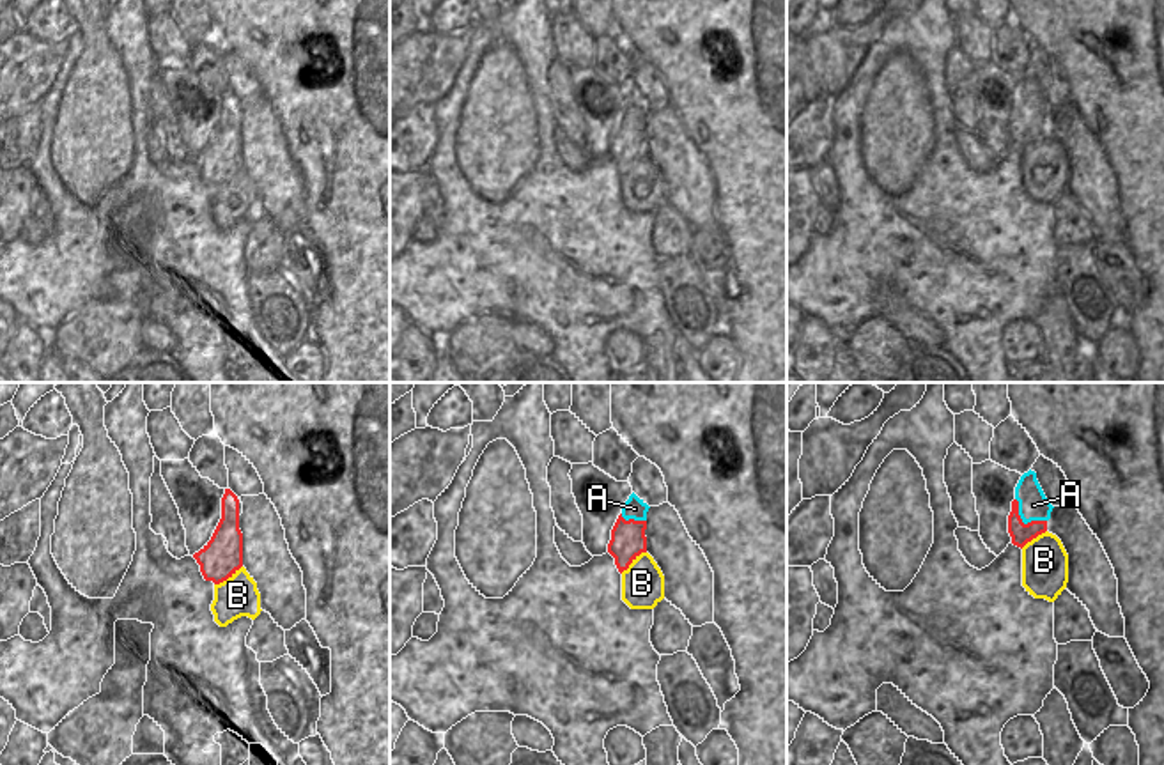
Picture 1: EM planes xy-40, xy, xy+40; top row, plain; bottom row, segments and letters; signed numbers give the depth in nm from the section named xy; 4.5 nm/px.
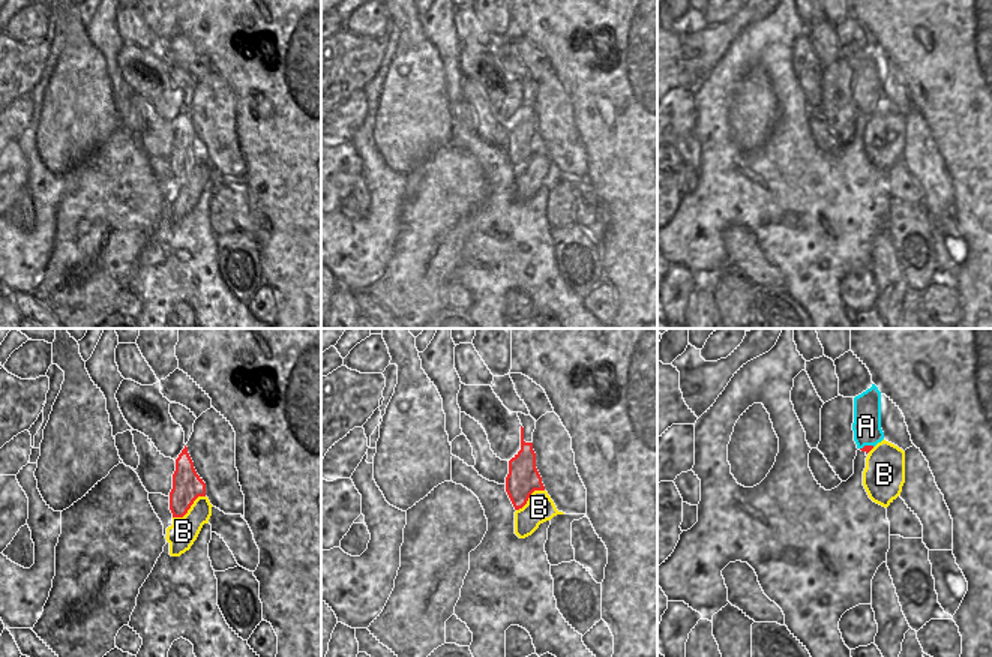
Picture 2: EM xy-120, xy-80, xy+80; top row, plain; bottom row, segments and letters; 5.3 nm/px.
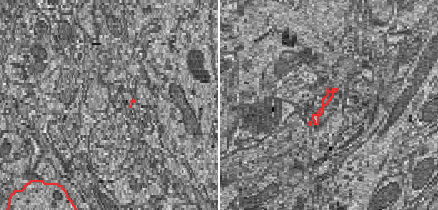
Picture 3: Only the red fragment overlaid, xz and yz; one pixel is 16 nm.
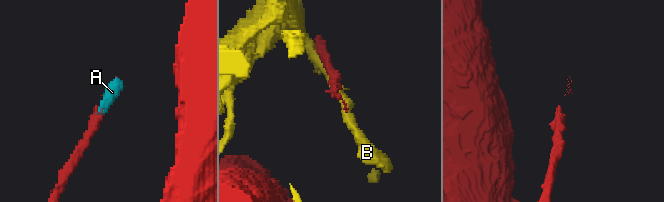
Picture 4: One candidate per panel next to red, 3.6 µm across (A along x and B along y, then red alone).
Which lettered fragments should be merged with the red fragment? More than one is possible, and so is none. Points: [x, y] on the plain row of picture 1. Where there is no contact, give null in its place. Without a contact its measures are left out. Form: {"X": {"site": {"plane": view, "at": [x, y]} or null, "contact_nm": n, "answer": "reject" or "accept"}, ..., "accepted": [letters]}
{"A": {"site": {"plane": "xy+40", "at": [1021, 124]}, "contact_nm": 180, "answer": "accept"}, "B": {"site": {"plane": "xy-40", "at": [227, 181]}, "contact_nm": 160, "answer": "reject"}, "accepted": ["A"]}

